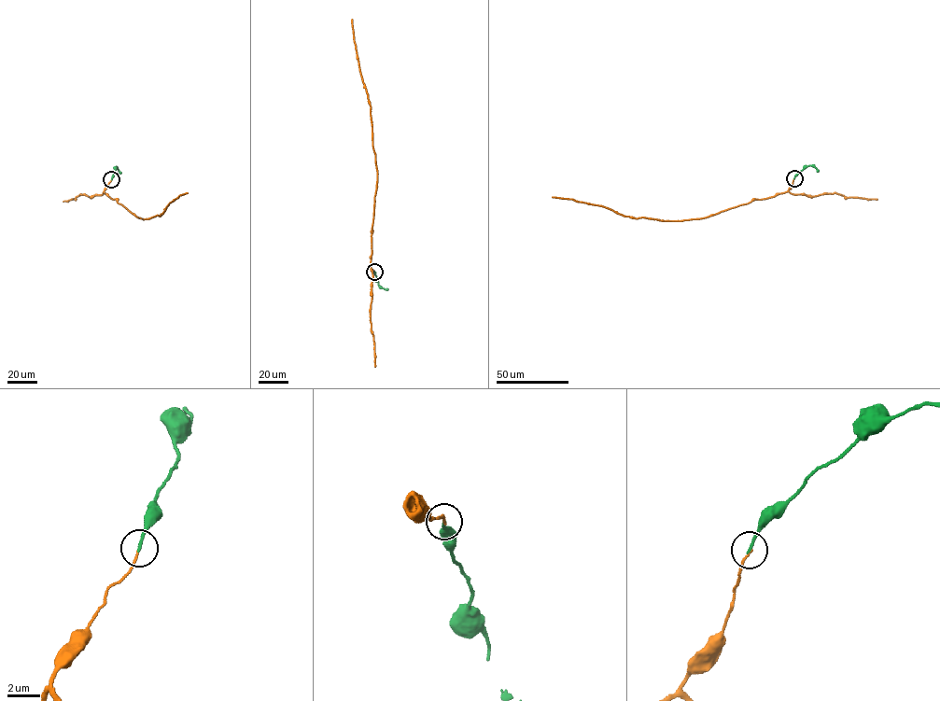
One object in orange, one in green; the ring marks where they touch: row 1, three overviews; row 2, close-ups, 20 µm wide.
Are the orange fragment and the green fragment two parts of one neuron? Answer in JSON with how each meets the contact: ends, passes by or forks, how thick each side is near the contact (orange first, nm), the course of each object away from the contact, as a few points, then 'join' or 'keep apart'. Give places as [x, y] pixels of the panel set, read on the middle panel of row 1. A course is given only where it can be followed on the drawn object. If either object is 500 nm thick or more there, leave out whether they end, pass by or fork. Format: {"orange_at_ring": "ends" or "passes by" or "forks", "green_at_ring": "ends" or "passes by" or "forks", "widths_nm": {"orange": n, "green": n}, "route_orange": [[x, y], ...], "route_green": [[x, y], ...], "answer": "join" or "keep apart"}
{"orange_at_ring": "ends", "green_at_ring": "ends", "widths_nm": {"orange": 110, "green": 160}, "route_orange": [[374, 272], [371, 268], [371, 235], [377, 171], [370, 103], [360, 72], [352, 19]], "route_green": [[374, 271], [378, 284], [387, 289]], "answer": "keep apart"}

